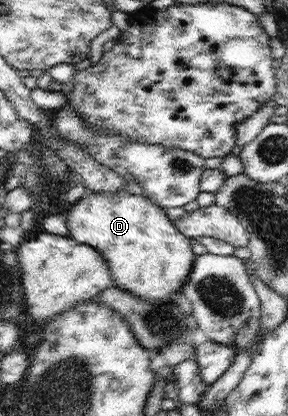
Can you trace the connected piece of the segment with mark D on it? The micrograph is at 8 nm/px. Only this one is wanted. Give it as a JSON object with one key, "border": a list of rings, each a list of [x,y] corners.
{"border":[[[128,189],[120,193],[86,193],[84,197],[68,212],[71,235],[96,247],[108,258],[115,285],[162,305],[171,302],[178,292],[183,292],[198,255],[192,238],[168,217],[166,209],[145,194],[134,195]]]}

